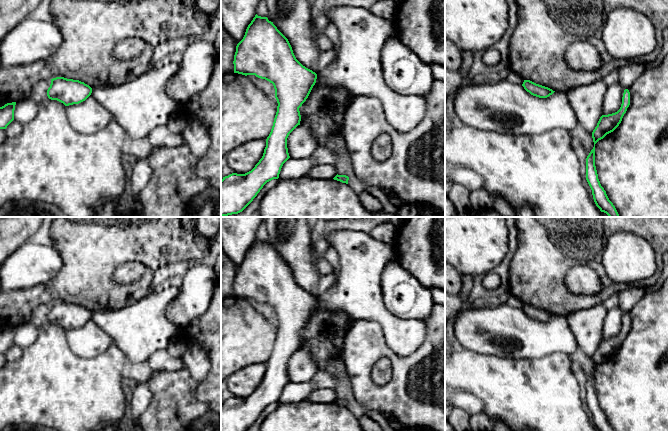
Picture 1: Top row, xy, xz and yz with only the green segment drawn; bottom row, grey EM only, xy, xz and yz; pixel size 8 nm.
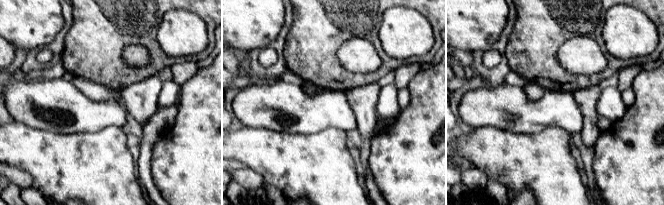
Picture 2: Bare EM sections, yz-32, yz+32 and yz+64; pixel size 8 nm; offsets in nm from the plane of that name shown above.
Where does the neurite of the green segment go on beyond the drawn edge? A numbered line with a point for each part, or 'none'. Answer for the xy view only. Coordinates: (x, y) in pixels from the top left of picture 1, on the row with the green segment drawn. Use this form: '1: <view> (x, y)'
none

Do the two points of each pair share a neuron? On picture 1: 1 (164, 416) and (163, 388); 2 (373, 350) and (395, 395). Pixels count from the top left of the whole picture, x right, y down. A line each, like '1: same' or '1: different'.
1: same
2: same

